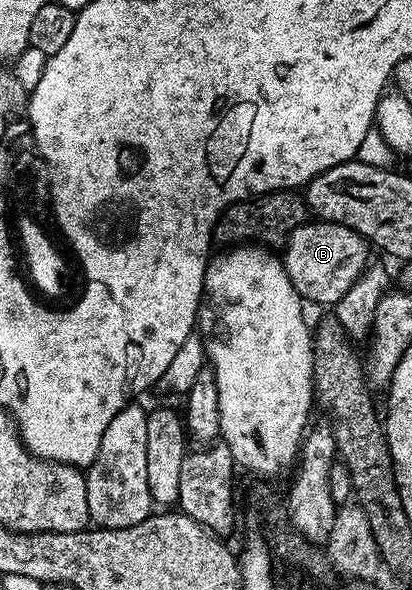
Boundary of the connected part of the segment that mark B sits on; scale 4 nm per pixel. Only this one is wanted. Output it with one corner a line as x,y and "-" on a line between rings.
309,220
303,226
299,226
295,232
289,234
283,246
282,261
286,272
300,297
308,304
317,302
320,306
335,307
336,302
342,300
342,296
346,296
346,292
356,283
360,273
370,265
370,258
368,258
369,242
358,232
333,222

